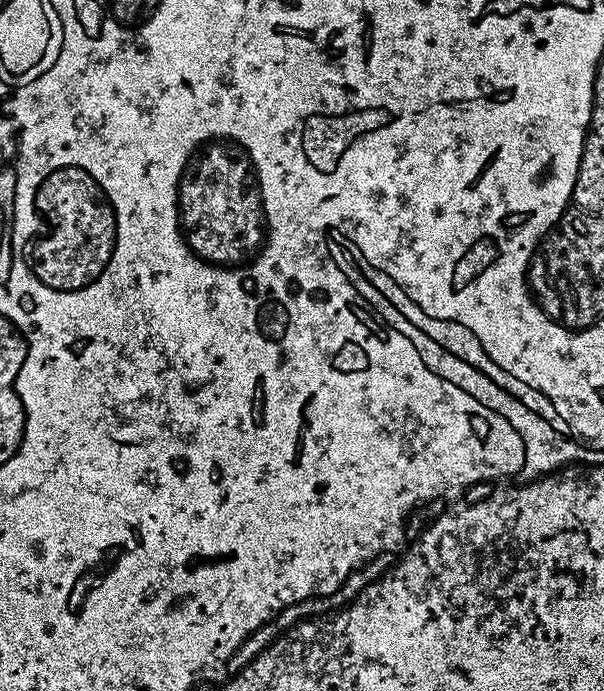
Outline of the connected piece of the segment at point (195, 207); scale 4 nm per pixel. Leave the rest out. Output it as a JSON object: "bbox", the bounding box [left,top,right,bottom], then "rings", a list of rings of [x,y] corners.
{"bbox":[174,151,266,270],"rings":[[[247,151],[240,156],[232,156],[232,160],[224,156],[224,160],[216,160],[216,164],[224,164],[224,172],[220,172],[220,168],[212,168],[212,172],[204,168],[204,172],[196,172],[196,176],[192,176],[192,184],[178,186],[174,194],[176,232],[184,243],[184,249],[195,260],[200,260],[200,264],[246,270],[250,267],[250,260],[260,251],[266,239],[264,201],[258,187],[258,176]]]}

